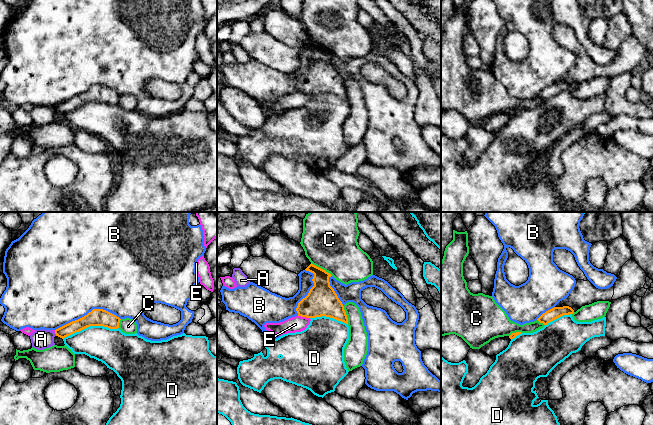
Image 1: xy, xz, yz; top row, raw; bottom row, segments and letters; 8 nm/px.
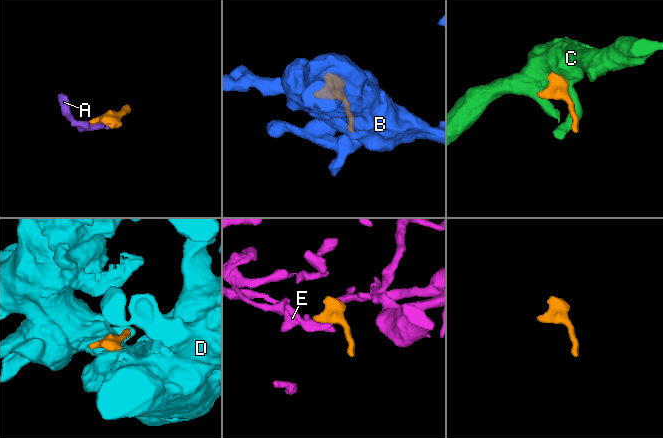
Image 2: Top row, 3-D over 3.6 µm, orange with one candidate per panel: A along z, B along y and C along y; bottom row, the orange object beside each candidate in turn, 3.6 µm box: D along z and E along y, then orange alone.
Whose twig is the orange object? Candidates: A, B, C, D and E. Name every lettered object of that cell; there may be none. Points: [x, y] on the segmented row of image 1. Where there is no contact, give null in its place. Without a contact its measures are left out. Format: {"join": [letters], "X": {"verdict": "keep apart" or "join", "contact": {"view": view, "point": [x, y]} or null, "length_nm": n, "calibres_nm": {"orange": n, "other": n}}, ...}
{"join": [], "A": {"verdict": "keep apart", "contact": {"view": "xy", "point": [55, 333]}, "length_nm": 30, "calibres_nm": {"orange": 100, "other": 160}}, "B": {"verdict": "keep apart", "contact": {"view": "xy", "point": [88, 313]}, "length_nm": 550, "calibres_nm": {"orange": 140, "other": 500}}, "C": {"verdict": "keep apart", "contact": {"view": "xz", "point": [322, 269]}, "length_nm": 200, "calibres_nm": {"orange": 240, "other": 440}}, "D": {"verdict": "keep apart", "contact": {"view": "xy", "point": [90, 325]}, "length_nm": 460, "calibres_nm": {"orange": 140, "other": 300}}, "E": {"verdict": "keep apart", "contact": {"view": "xz", "point": [304, 316]}, "length_nm": 100, "calibres_nm": {"orange": 240, "other": 130}}}

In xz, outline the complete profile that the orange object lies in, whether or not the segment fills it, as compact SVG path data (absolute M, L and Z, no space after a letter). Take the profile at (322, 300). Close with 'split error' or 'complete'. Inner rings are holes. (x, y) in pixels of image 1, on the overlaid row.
M312 263L305 270L314 274L312 279L314 286L298 303L296 308L298 316L306 318L325 316L348 324L344 306L330 286L329 278L332 275Z; complete

